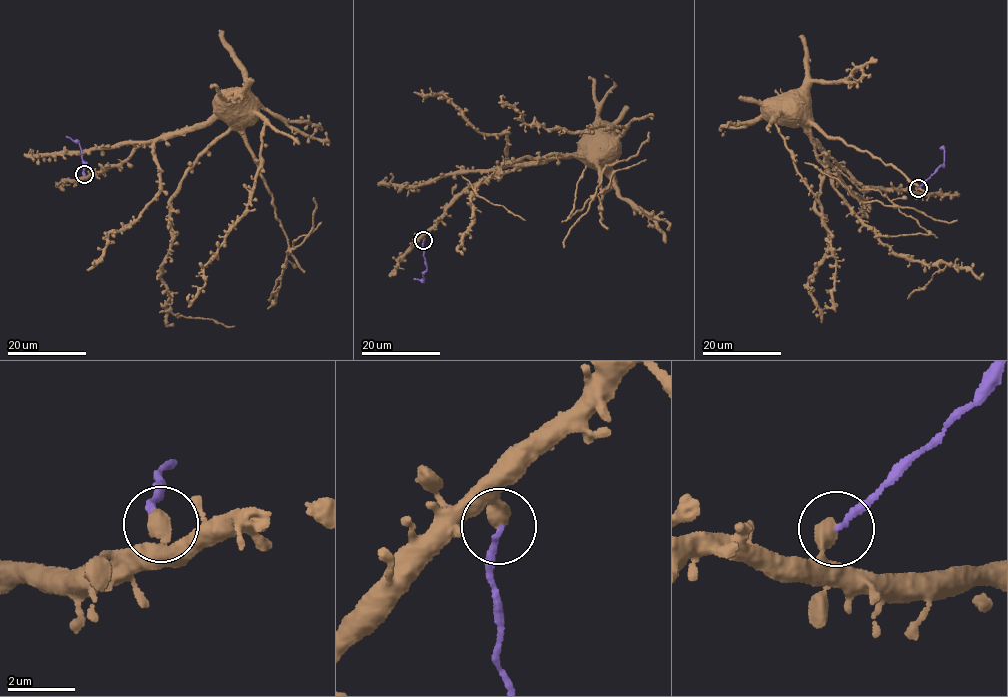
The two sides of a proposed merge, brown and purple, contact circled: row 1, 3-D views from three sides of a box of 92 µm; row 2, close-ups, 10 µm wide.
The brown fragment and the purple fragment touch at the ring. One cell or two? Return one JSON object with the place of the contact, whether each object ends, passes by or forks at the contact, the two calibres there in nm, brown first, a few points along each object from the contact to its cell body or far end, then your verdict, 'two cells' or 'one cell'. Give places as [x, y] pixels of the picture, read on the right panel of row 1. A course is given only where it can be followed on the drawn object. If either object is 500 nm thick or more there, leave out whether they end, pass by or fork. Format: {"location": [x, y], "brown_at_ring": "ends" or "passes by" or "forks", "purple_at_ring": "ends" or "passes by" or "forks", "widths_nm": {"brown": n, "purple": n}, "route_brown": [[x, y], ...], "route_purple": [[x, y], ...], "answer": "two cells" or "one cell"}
{"location": [918, 188], "widths_nm": {"brown": 500, "purple": 170}, "route_brown": [[918, 188], [915, 191], [886, 189], [859, 183], [827, 155], [811, 135], [805, 124], [800, 92]], "route_purple": [[918, 188], [943, 164], [944, 149], [940, 149]], "answer": "two cells"}

